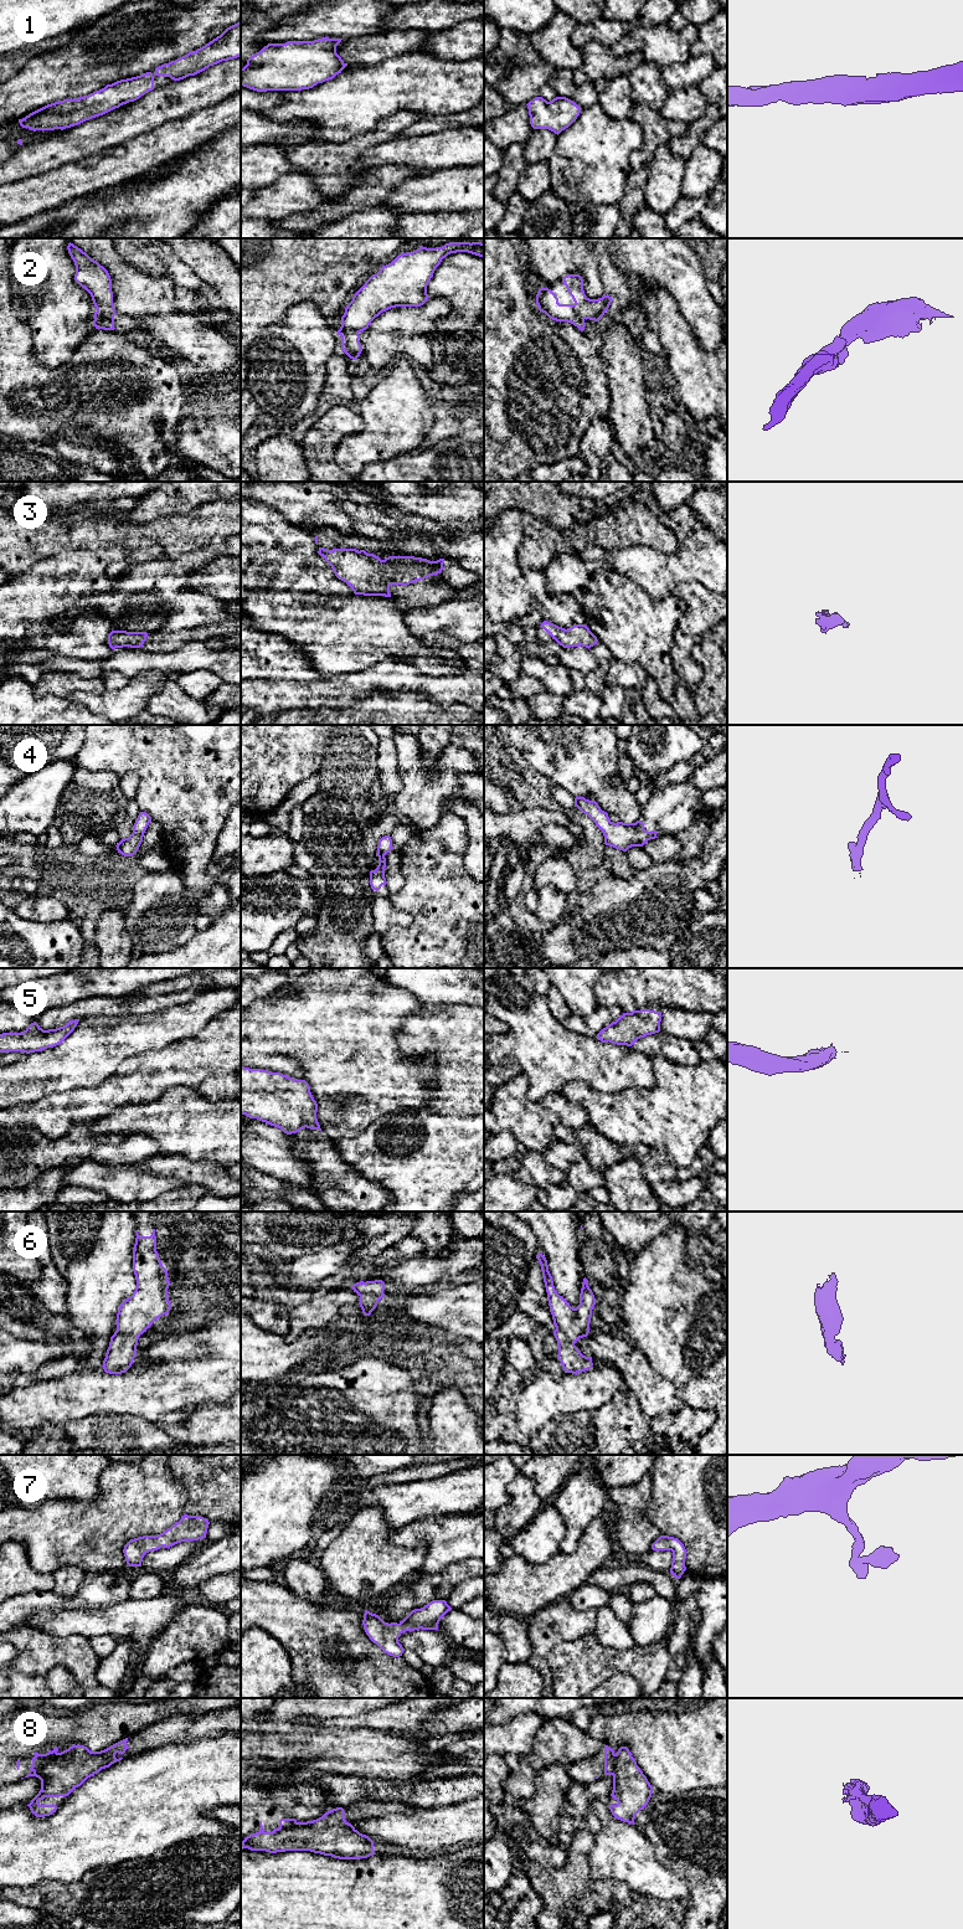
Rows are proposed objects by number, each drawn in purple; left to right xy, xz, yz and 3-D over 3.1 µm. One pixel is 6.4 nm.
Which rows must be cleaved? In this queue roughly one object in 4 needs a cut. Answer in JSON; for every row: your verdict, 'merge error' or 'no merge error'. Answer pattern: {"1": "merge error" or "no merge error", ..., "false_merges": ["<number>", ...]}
{"1": "no merge error", "2": "no merge error", "3": "no merge error", "4": "no merge error", "5": "no merge error", "6": "no merge error", "7": "no merge error", "8": "merge error", "false_merges": ["8"]}

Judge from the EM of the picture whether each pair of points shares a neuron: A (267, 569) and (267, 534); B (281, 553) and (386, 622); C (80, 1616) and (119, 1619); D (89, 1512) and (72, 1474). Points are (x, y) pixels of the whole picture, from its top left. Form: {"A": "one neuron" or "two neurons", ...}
{"A": "one neuron", "B": "two neurons", "C": "one neuron", "D": "two neurons"}

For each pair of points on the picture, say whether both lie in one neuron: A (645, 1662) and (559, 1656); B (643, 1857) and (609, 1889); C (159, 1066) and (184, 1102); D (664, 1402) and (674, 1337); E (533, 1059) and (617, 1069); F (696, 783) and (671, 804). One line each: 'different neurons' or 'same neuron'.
A: same neuron
B: different neurons
C: different neurons
D: different neurons
E: same neuron
F: same neuron

